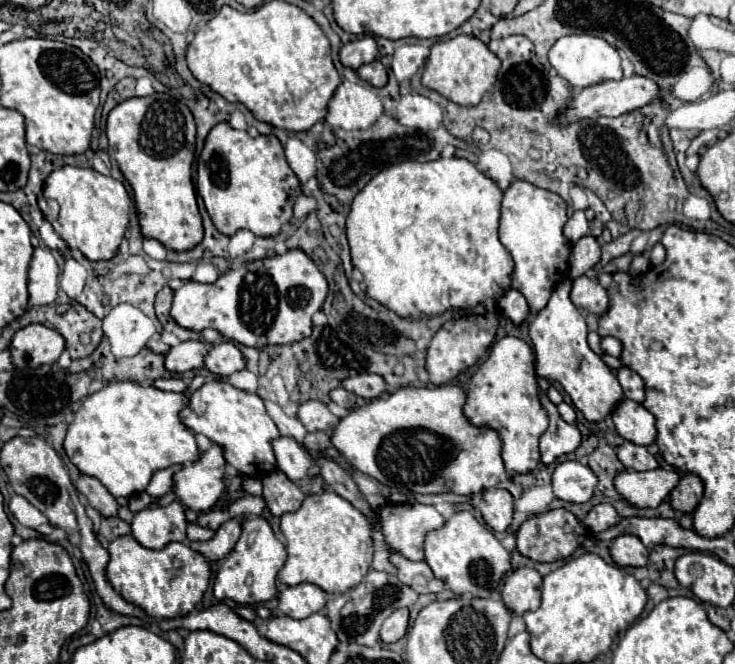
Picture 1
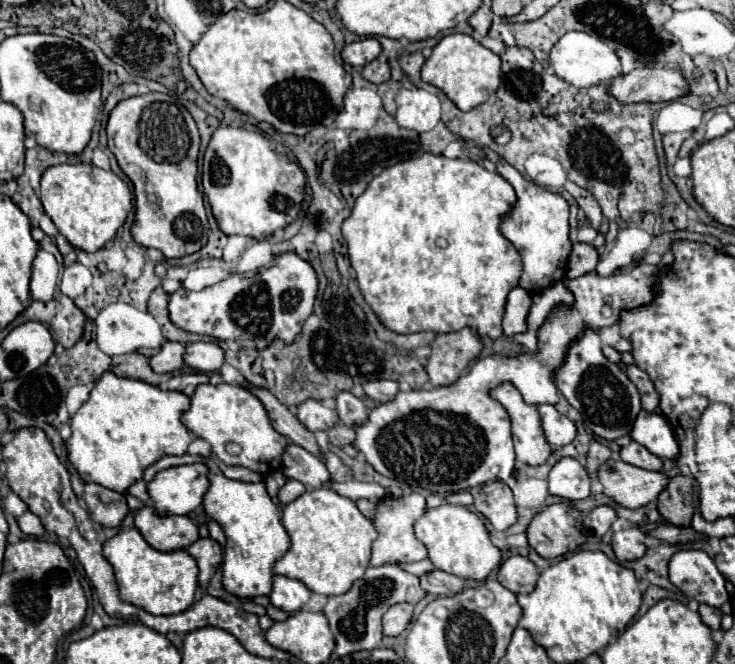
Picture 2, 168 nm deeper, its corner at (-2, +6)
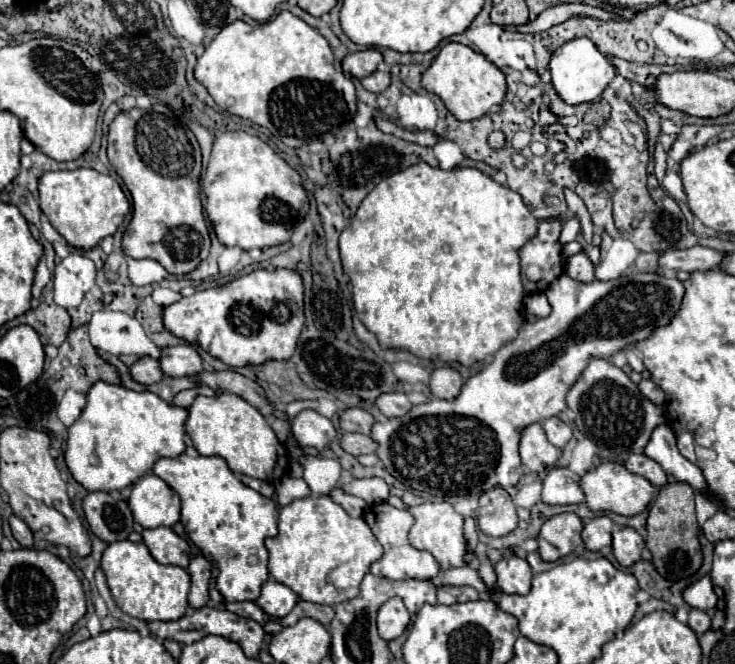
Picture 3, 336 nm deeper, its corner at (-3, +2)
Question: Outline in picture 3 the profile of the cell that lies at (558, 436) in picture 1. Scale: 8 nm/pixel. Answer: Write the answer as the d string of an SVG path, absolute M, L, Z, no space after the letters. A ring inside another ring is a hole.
M548 418L542 422L542 428L546 432L548 442L552 442L556 448L564 448L564 444L572 438L572 428L564 424L560 418Z

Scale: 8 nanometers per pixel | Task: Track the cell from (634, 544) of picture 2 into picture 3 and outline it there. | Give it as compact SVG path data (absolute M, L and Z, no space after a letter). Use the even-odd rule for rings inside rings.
M616 528L612 534L612 548L614 558L622 566L632 566L640 560L640 554L644 550L644 538L634 528Z

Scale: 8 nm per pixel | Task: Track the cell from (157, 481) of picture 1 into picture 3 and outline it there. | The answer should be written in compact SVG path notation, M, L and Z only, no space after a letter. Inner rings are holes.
M180 454L176 458L160 458L152 466L152 474L162 478L180 496L180 522L184 524L186 536L218 566L216 590L228 602L254 602L260 596L260 586L268 580L264 538L278 534L276 504L244 486L220 456L188 458Z

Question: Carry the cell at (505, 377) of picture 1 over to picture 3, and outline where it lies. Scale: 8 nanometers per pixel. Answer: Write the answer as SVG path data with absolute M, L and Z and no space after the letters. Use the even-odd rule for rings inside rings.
M532 424L522 432L520 456L524 466L528 466L534 472L542 472L558 462L560 448L548 444L548 438L544 436L540 424Z

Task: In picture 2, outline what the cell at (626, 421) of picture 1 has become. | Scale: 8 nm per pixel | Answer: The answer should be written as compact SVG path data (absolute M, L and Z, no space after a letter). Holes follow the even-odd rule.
M641 410L633 422L629 436L659 458L675 458L679 454L679 446L671 432L671 426L659 414Z

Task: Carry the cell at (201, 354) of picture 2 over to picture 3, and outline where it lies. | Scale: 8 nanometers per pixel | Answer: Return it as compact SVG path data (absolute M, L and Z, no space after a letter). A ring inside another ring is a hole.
M190 344L162 348L158 362L166 376L194 376L202 372L202 358Z

